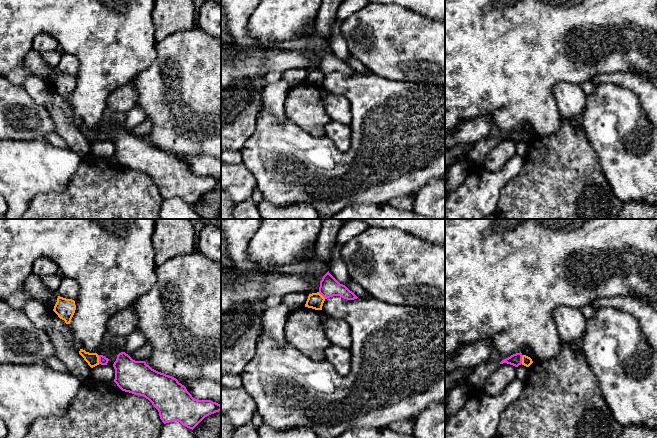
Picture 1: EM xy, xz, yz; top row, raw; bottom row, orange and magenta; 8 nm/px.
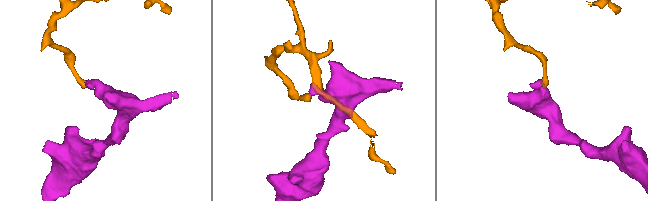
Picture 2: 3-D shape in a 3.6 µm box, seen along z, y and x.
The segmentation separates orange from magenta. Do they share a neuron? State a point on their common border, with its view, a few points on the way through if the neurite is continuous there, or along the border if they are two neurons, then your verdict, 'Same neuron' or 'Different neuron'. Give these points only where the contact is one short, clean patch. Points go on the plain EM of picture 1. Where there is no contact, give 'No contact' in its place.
Touches orange at xy (98, 135). Different neuron

